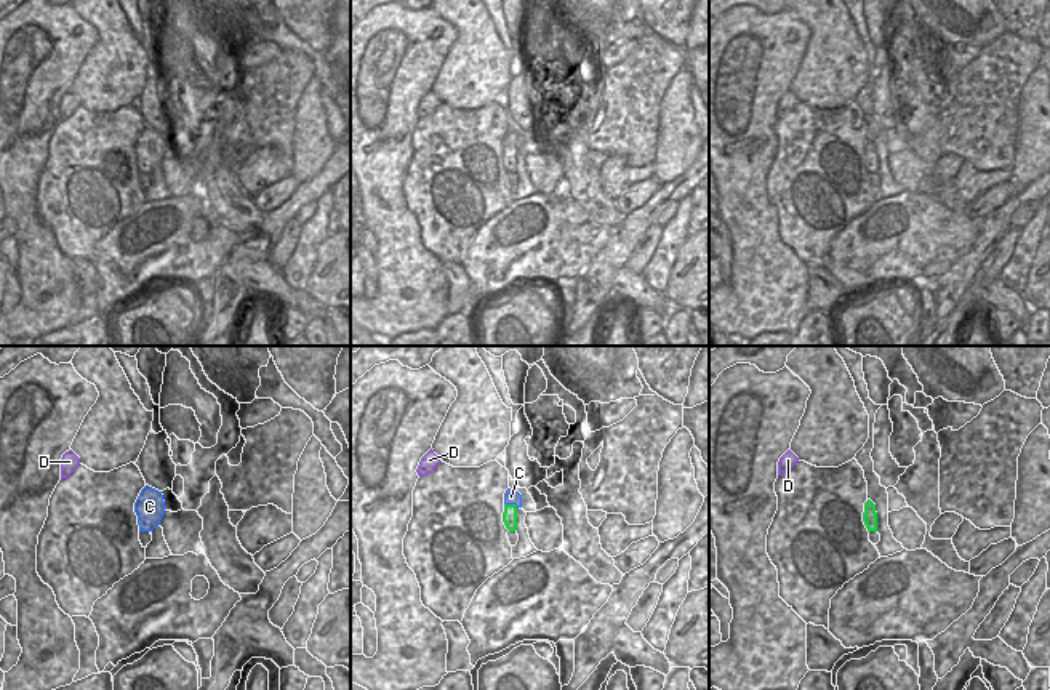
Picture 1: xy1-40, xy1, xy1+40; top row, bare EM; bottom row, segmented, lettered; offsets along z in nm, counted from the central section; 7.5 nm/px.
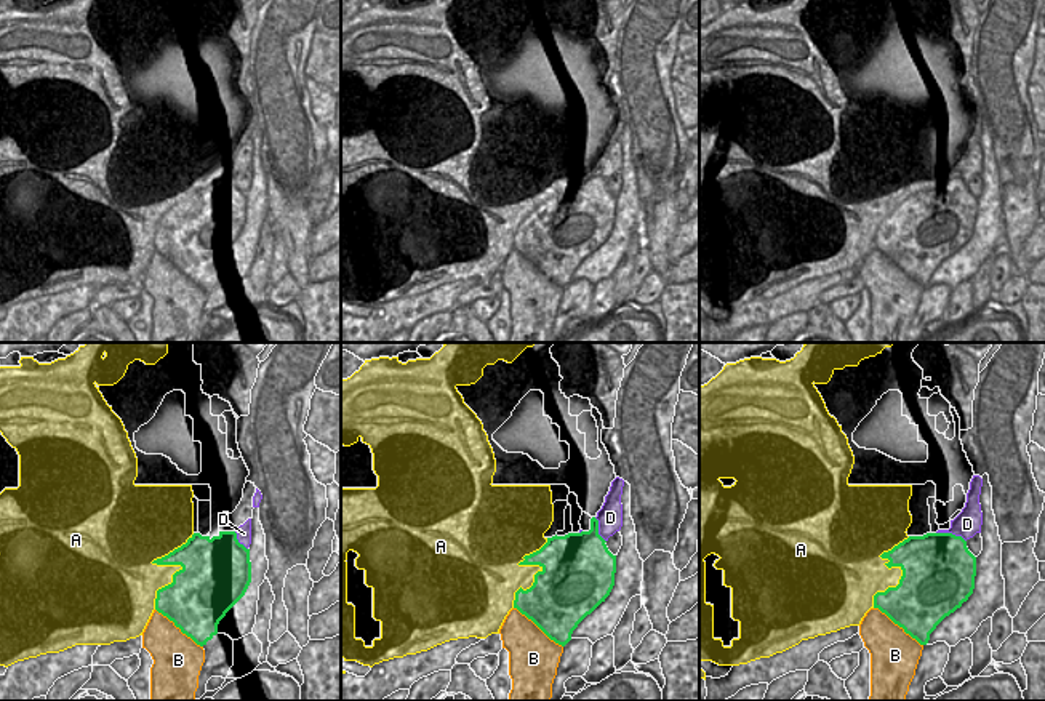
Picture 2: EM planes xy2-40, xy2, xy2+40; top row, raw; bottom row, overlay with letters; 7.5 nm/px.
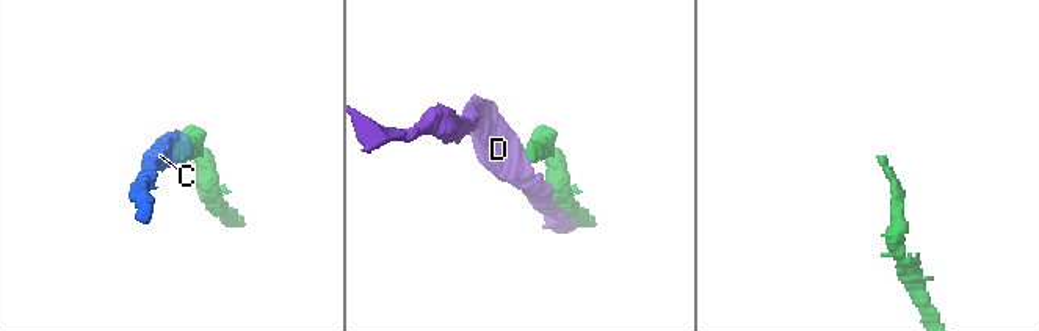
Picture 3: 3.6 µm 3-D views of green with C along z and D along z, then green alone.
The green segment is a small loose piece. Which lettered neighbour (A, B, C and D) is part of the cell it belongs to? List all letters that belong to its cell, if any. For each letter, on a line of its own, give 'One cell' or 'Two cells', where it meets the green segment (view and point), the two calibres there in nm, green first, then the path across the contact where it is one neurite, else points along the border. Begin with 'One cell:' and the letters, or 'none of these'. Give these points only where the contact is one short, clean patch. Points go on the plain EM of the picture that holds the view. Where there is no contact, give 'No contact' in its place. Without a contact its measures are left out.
One cell: C
A: Two cells. Touches green at xy2-40 (172, 205). Thickness 340 nm (green) against 340 nm
B: Two cells. Touches green at xy2-40 (180, 269). Thickness 460 nm (green) against 380 nm
C: One cell. Touches green at xy1 (511, 146). Thickness 120 nm (green) against 110 nm. Path across: xy1 (509, 157), (511, 146), (511, 138)
D: Two cells. Touches green at xy2+40 (951, 175). Thickness 480 nm (green) against 200 nm.

